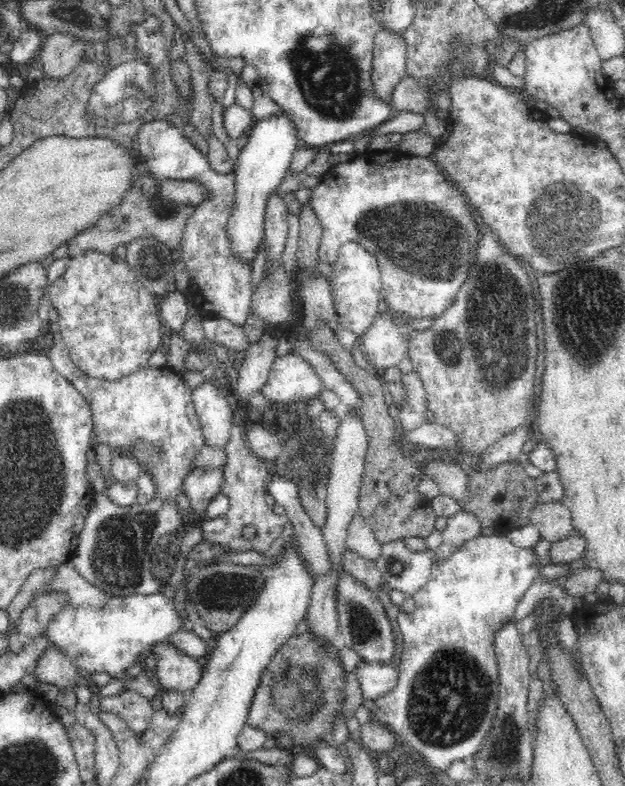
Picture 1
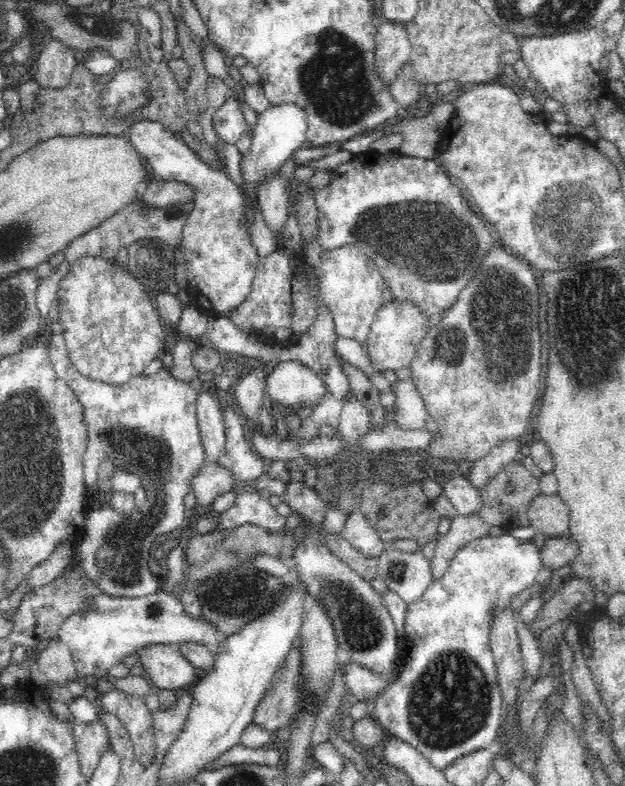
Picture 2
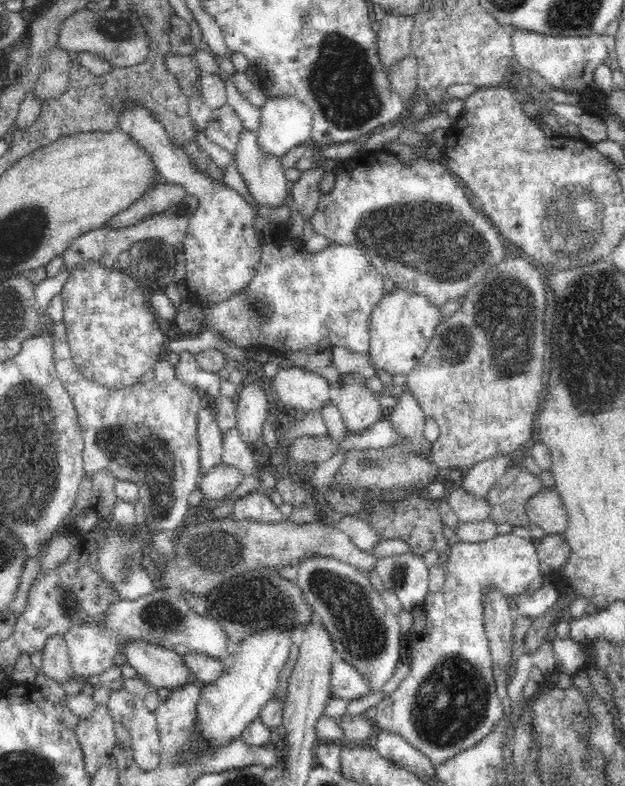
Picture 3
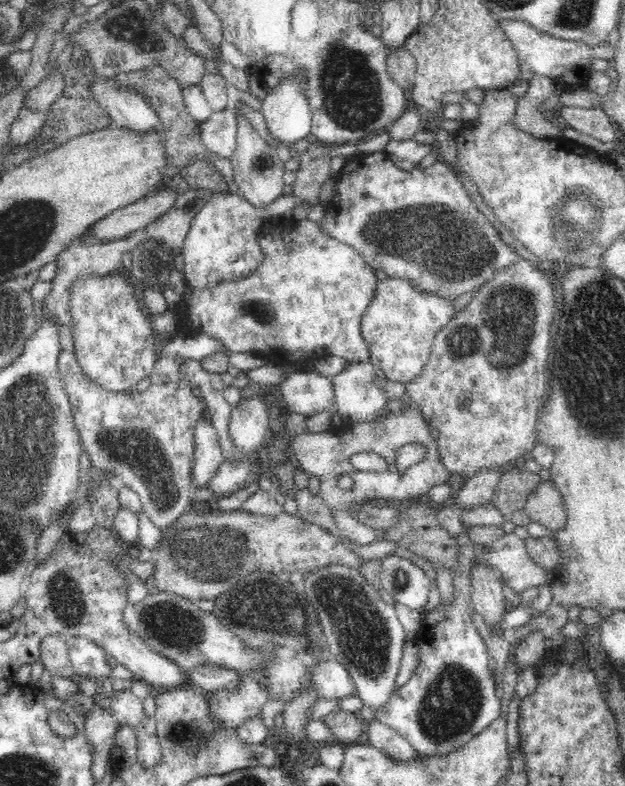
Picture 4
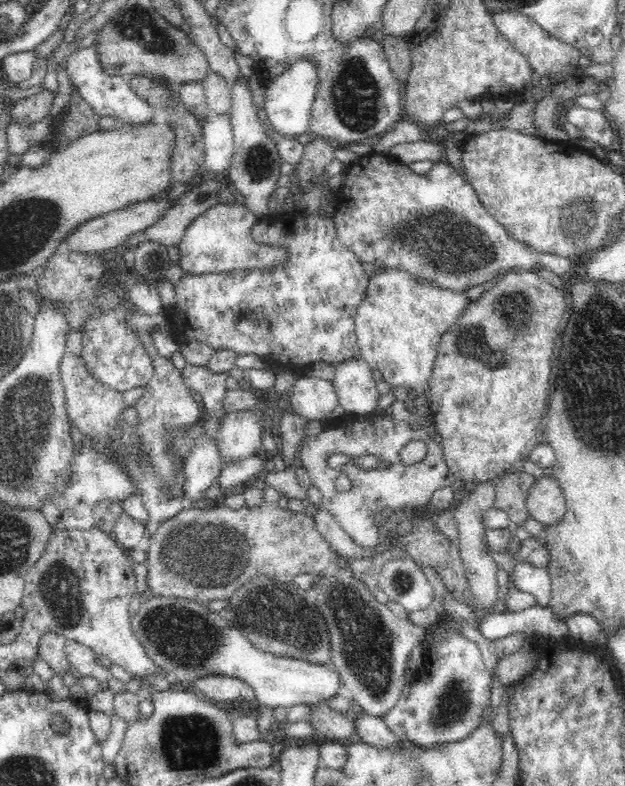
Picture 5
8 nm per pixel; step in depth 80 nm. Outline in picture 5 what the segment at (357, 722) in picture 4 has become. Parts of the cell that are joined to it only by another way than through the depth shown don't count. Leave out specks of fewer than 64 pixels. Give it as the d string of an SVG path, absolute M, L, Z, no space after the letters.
M327 700L311 704L308 723L320 734L321 741L351 739L356 734L357 714L353 711L336 712L330 708Z

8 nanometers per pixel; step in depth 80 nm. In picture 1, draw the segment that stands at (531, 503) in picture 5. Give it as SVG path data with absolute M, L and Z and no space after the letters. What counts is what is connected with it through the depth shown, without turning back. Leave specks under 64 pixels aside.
M538 501L530 511L529 519L539 530L540 536L551 543L566 538L573 529L571 511L560 501Z

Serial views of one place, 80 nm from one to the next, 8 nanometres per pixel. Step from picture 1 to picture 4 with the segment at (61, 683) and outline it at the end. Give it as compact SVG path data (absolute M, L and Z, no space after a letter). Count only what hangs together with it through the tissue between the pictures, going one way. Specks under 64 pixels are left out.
M52 635L42 640L39 659L52 676L70 678L75 674L65 636Z

